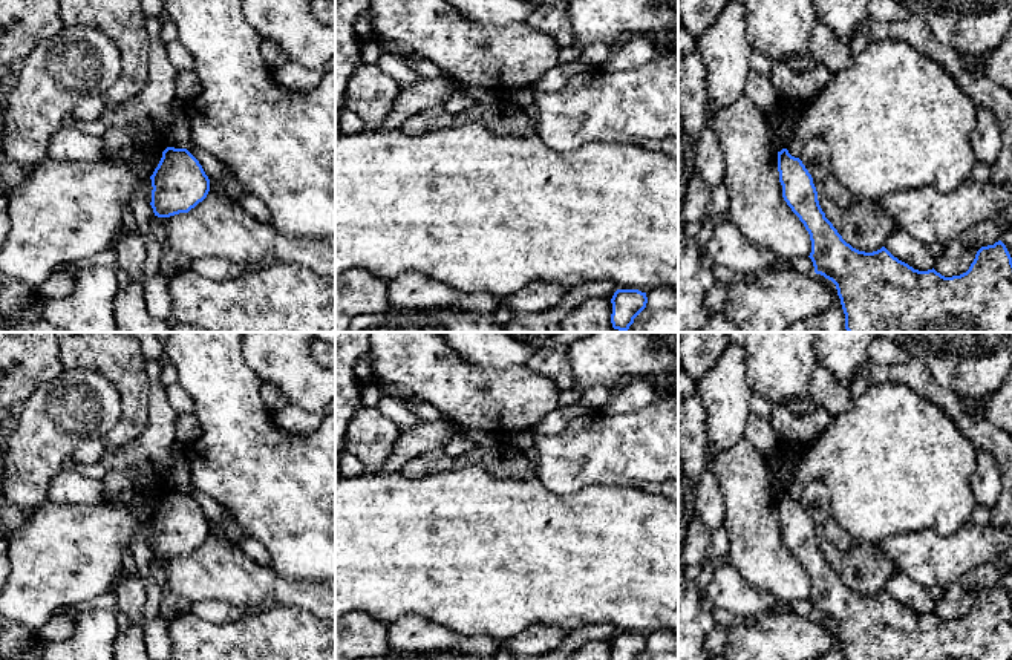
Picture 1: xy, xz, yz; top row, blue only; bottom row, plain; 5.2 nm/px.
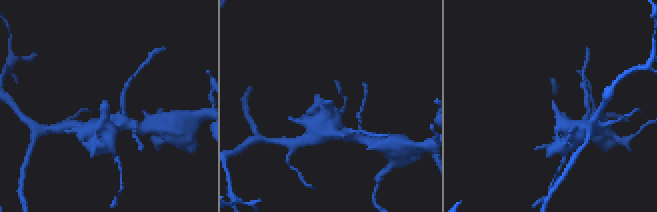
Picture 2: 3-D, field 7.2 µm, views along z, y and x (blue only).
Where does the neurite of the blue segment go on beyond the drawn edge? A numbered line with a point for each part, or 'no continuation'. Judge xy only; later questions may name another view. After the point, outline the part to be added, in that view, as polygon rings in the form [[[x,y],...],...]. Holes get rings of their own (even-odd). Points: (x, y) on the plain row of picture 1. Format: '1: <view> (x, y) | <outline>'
no continuation

